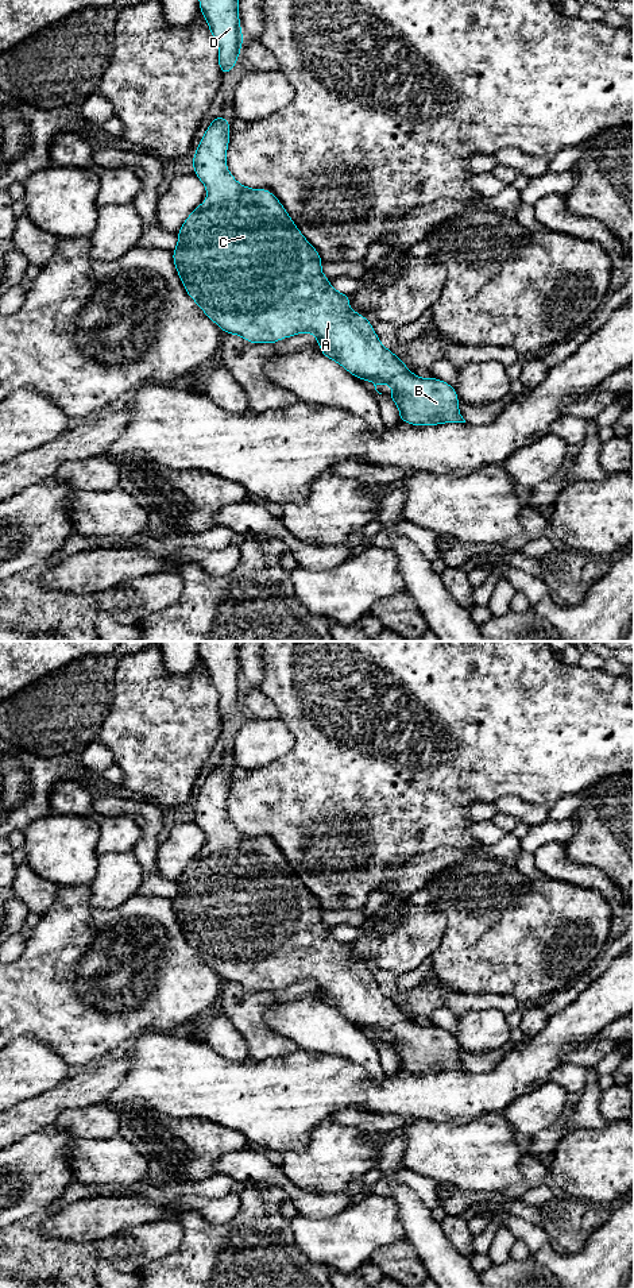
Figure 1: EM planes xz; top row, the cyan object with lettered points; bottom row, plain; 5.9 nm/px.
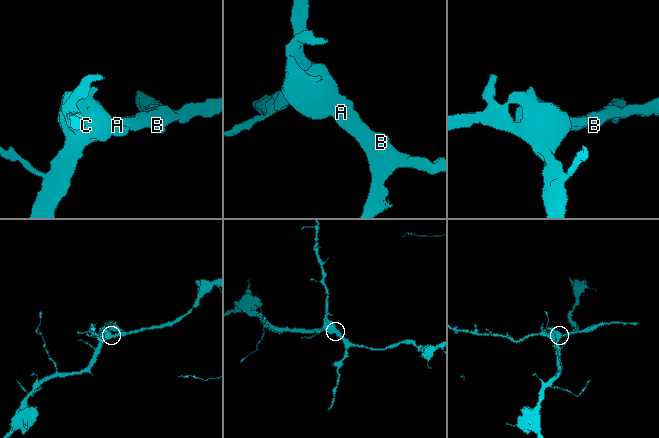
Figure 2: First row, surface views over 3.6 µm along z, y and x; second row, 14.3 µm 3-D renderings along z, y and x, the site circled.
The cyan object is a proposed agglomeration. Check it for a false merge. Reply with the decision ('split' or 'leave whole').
leave whole

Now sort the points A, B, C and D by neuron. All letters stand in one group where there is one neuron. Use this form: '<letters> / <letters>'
A B C D

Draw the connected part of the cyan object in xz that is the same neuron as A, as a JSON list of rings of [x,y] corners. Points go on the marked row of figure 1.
[[[216,116],[210,126],[206,128],[206,132],[201,138],[201,142],[196,150],[196,154],[192,159],[194,166],[194,174],[206,188],[206,203],[198,204],[196,209],[188,216],[178,234],[178,244],[173,250],[173,261],[177,267],[177,273],[185,286],[186,293],[190,298],[196,301],[196,304],[204,311],[204,313],[216,323],[224,333],[233,333],[241,336],[244,340],[259,344],[268,343],[274,344],[275,342],[294,336],[297,333],[310,332],[316,335],[316,344],[320,347],[320,351],[324,356],[337,362],[343,366],[348,373],[353,374],[357,379],[367,379],[374,383],[375,390],[378,383],[386,383],[394,387],[394,390],[388,394],[388,397],[395,402],[399,408],[399,420],[417,425],[438,425],[444,423],[465,423],[463,416],[459,412],[459,397],[455,392],[455,387],[441,379],[437,378],[420,378],[413,374],[406,365],[390,350],[387,350],[379,340],[375,333],[374,327],[366,319],[366,316],[353,312],[349,308],[349,296],[343,294],[333,289],[329,285],[329,278],[321,273],[322,262],[318,251],[305,239],[302,232],[295,227],[290,215],[285,211],[281,201],[267,189],[251,189],[241,184],[239,184],[233,176],[227,169],[227,147],[229,144],[229,123],[227,117]]]

